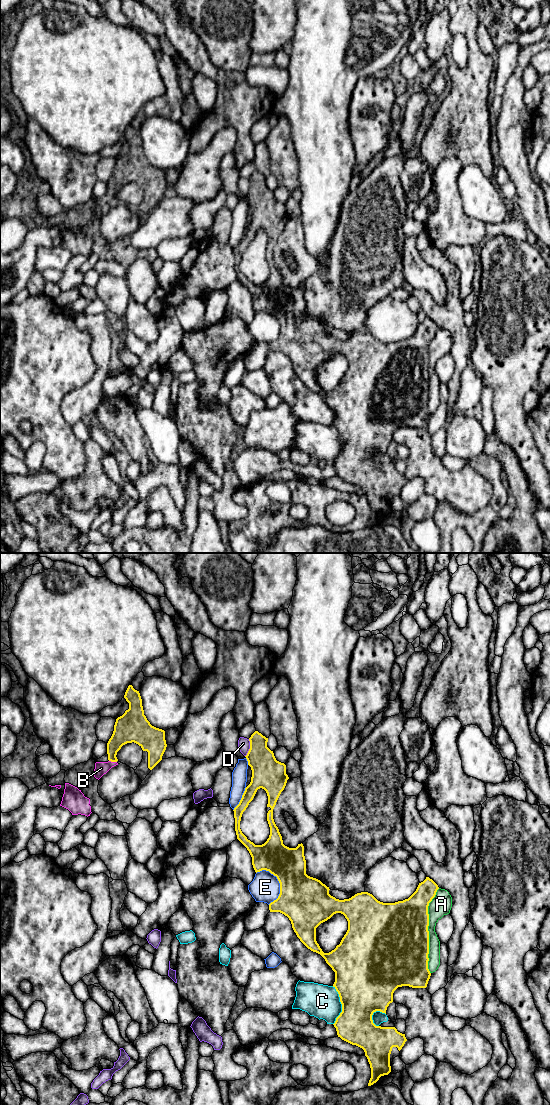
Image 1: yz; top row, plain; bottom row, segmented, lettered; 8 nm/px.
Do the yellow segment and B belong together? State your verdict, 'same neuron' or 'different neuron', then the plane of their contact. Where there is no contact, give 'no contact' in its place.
same neuron; meets yellow in yz

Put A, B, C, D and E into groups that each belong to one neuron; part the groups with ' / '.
A / B / C / D / E

